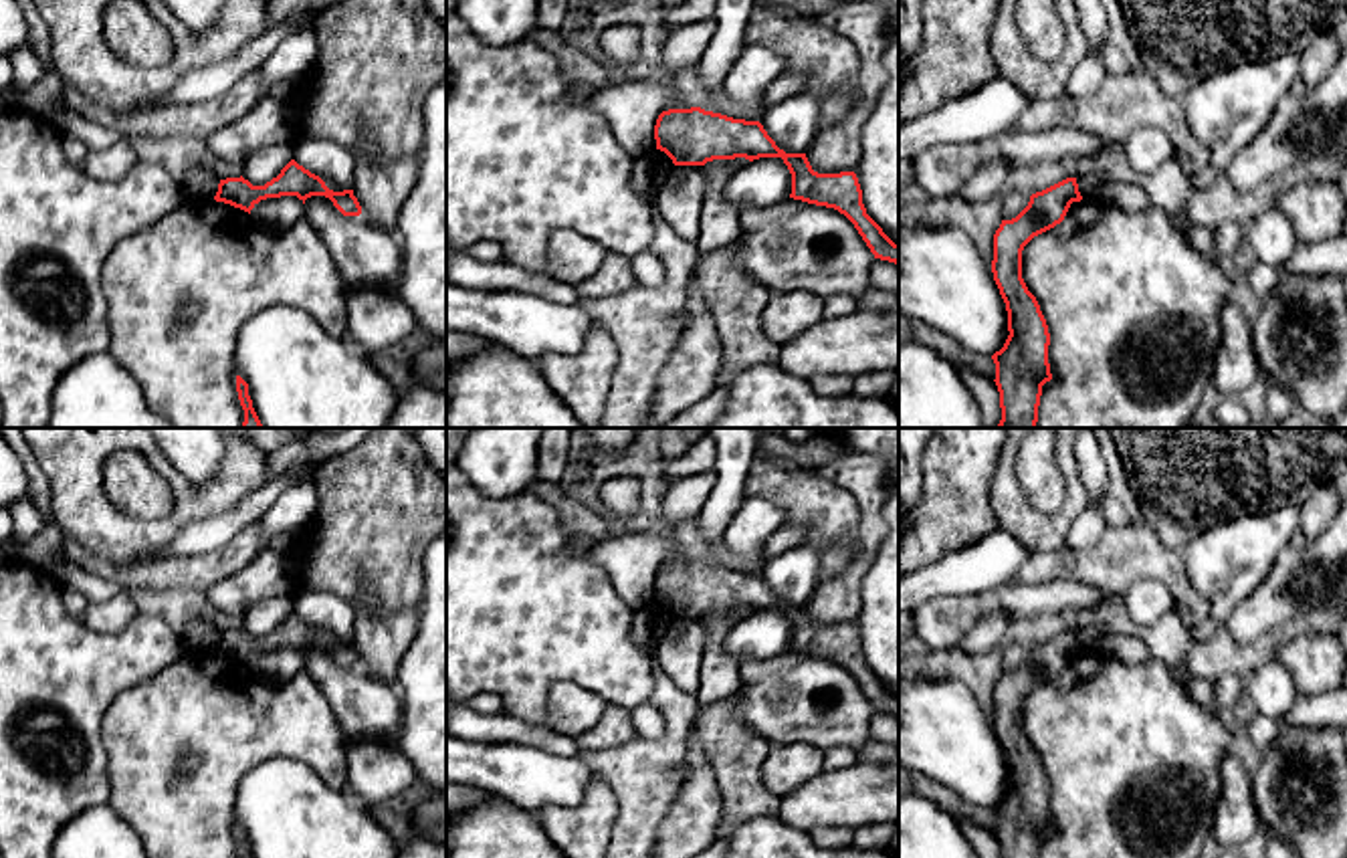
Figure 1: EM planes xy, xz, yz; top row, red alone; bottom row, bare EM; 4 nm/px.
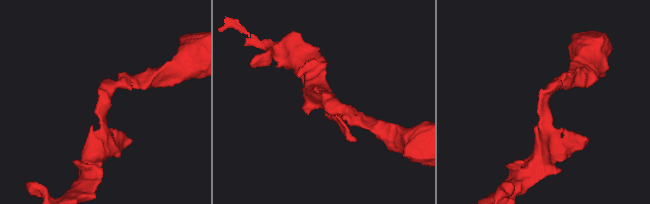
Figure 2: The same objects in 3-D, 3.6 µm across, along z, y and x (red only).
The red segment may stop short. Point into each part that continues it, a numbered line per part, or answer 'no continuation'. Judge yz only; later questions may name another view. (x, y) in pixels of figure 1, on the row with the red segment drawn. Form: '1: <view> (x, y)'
no continuation

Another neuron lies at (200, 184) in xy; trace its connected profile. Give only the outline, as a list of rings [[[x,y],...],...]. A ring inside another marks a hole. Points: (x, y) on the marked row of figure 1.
[[[194,164],[182,182],[182,188],[192,200],[214,200],[218,184],[220,180],[214,172],[210,172],[204,164]]]

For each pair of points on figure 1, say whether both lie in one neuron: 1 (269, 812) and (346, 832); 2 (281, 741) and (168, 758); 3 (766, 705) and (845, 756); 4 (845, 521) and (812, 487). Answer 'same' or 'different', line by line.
1: same
2: same
3: different
4: same

